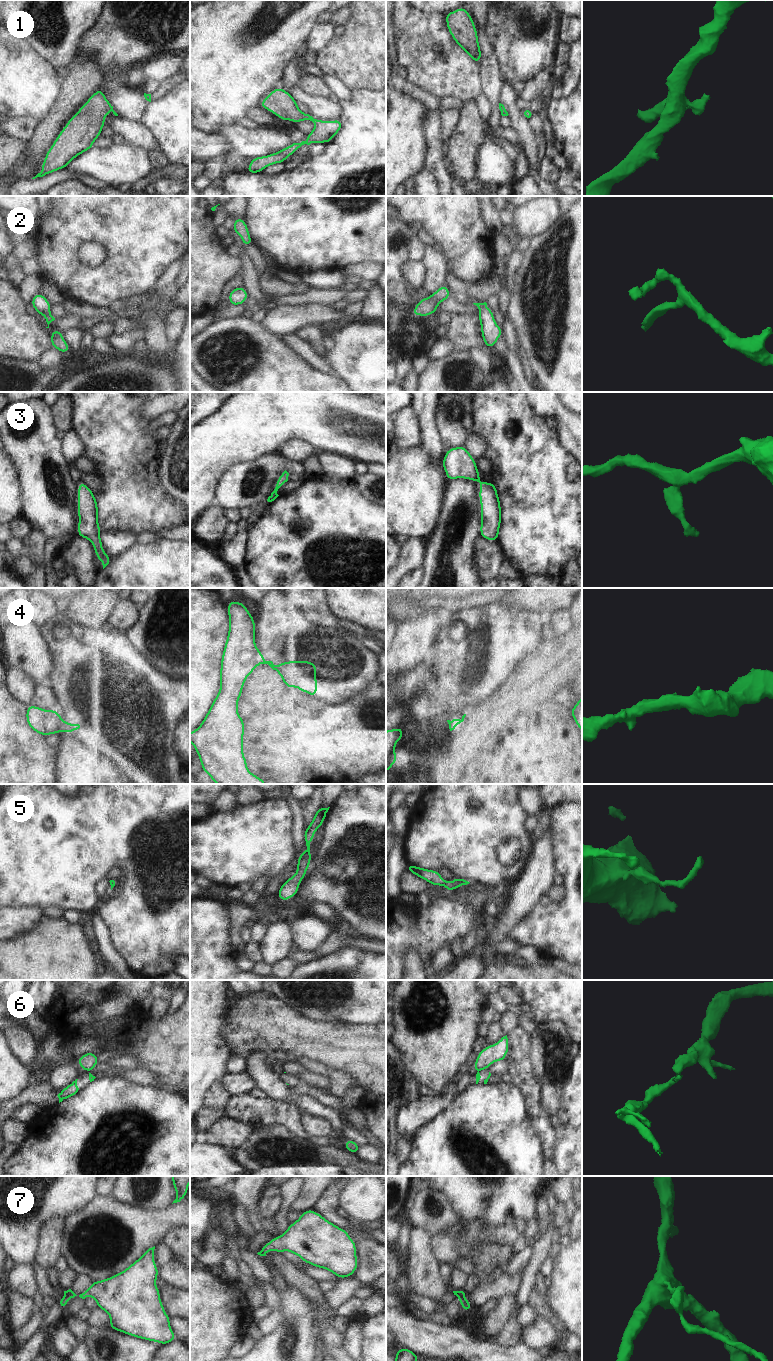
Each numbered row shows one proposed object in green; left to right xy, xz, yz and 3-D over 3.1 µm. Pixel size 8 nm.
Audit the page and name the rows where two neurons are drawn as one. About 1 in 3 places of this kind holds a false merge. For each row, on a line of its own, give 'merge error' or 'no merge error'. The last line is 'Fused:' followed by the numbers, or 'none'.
1: no merge error
2: no merge error
3: no merge error
4: merge error
5: no merge error
6: merge error
7: no merge error
Fused: 4, 6

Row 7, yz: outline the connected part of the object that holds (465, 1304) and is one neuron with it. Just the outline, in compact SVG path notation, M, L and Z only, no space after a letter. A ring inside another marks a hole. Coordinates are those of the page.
M453 1291L453 1293L458 1297L460 1305L464 1309L464 1312L467 1312L472 1309L470 1302L465 1297L465 1293L463 1291Z

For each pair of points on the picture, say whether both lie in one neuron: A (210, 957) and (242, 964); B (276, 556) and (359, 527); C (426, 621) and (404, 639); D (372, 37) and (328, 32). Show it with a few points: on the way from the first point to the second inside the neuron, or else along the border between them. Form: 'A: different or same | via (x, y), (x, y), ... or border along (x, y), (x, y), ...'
A: different | border along (238, 951), (235, 956), (235, 964), (239, 969)
B: same | via (297, 554), (309, 542), (319, 537), (338, 536)
C: same | via (421, 626), (409, 638)
D: different | border along (335, 36), (324, 48), (317, 52)

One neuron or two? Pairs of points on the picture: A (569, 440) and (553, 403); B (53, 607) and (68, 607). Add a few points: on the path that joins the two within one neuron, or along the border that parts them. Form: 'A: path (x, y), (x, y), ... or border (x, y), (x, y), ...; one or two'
A: path (569, 431), (568, 422), (559, 412); one
B: border (62, 604), (60, 611); two

